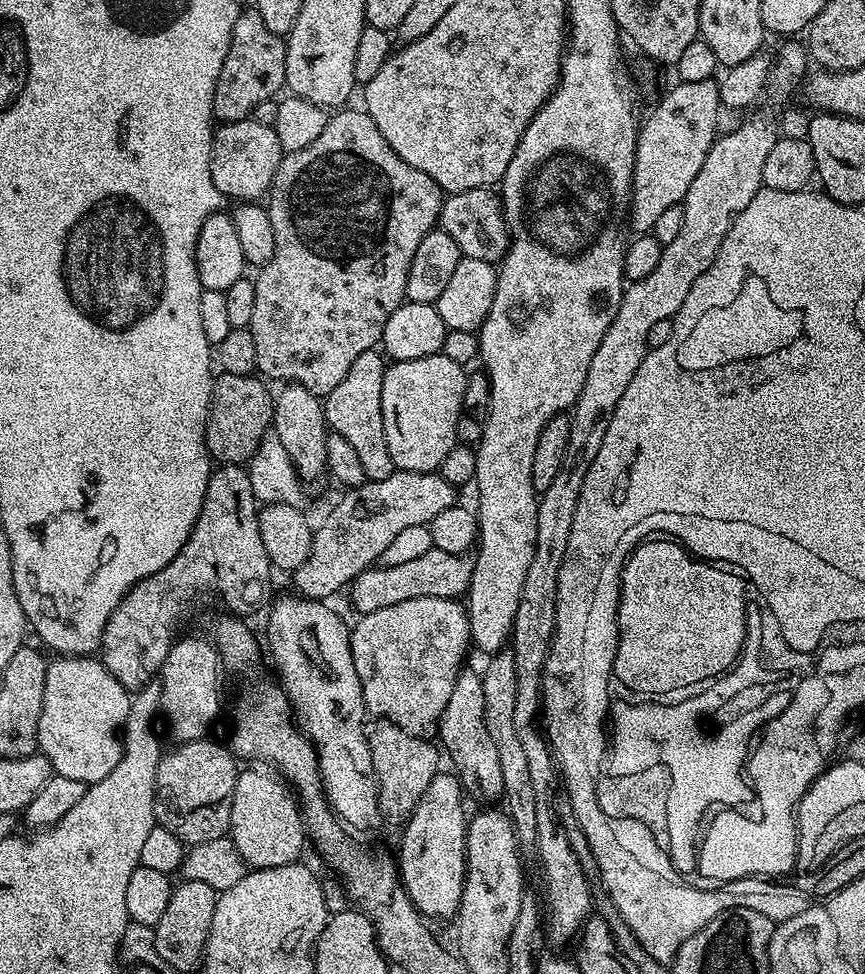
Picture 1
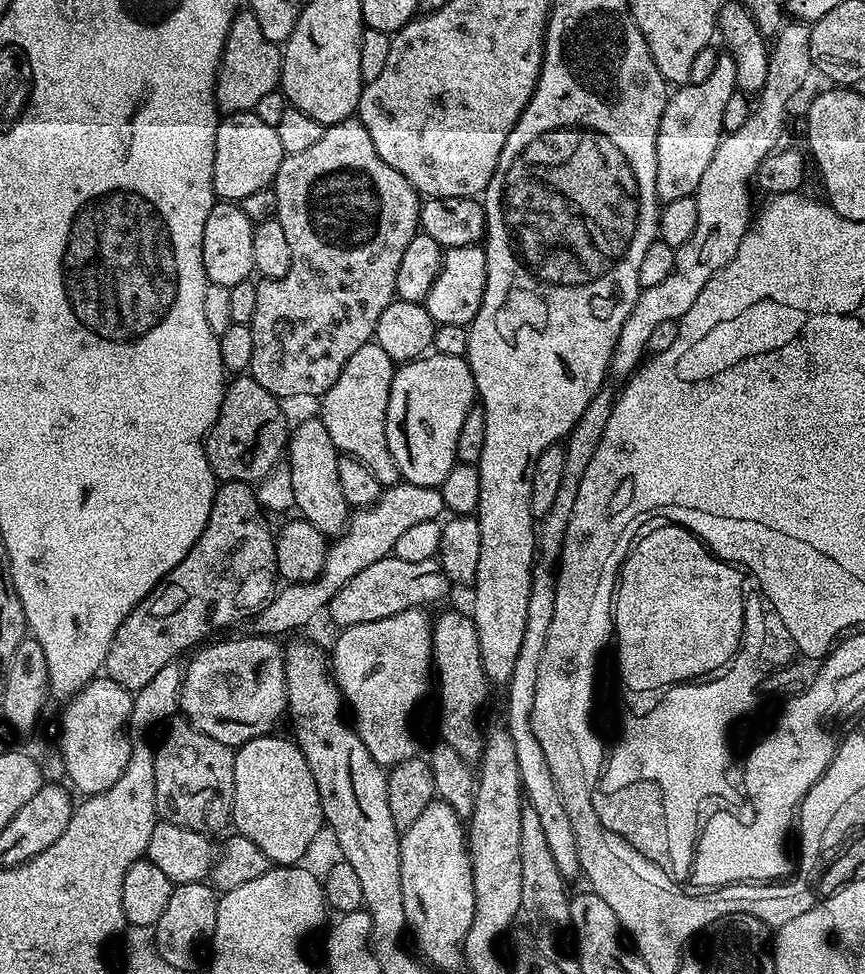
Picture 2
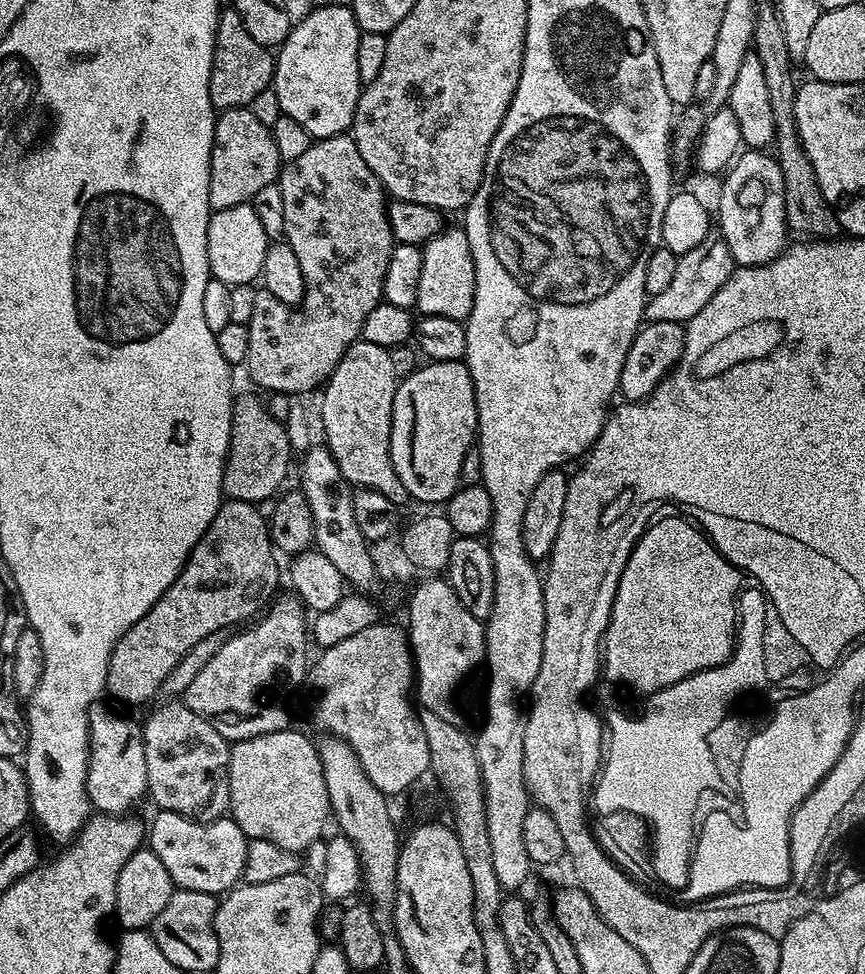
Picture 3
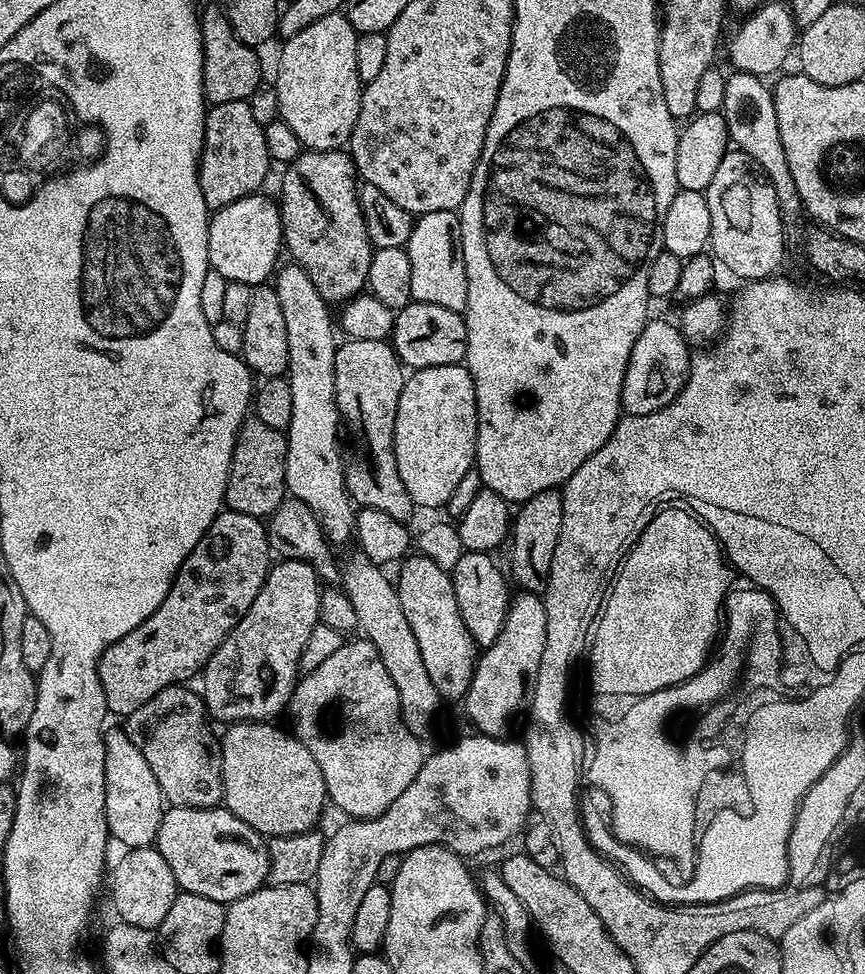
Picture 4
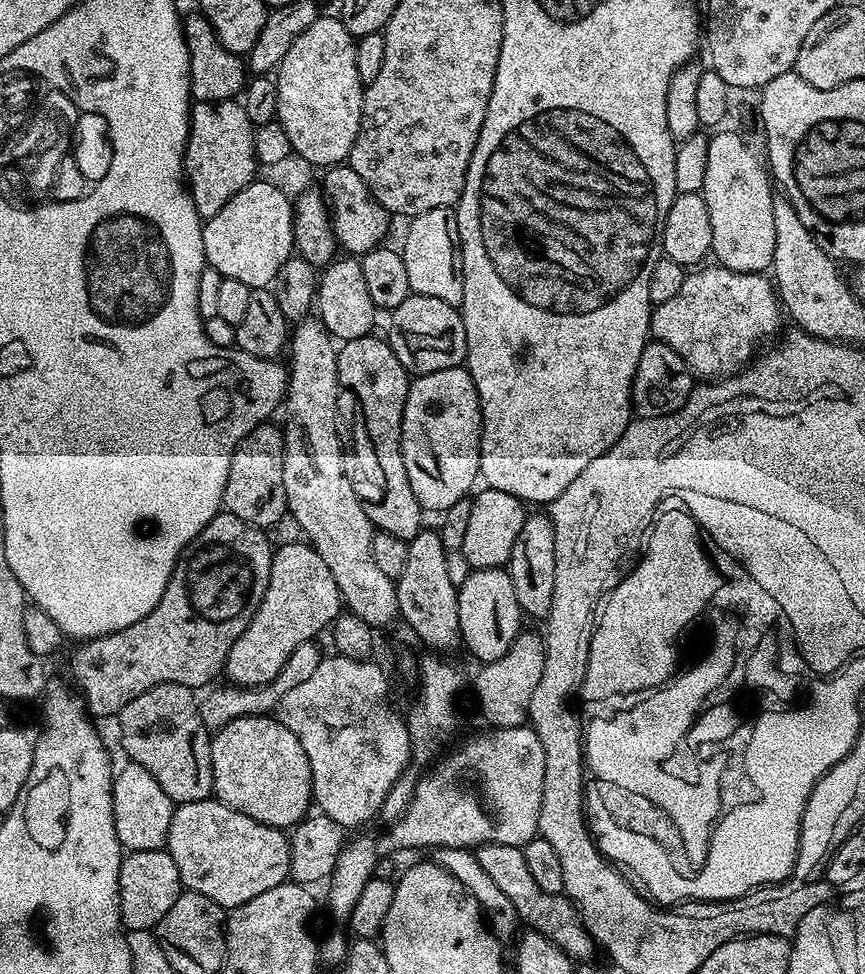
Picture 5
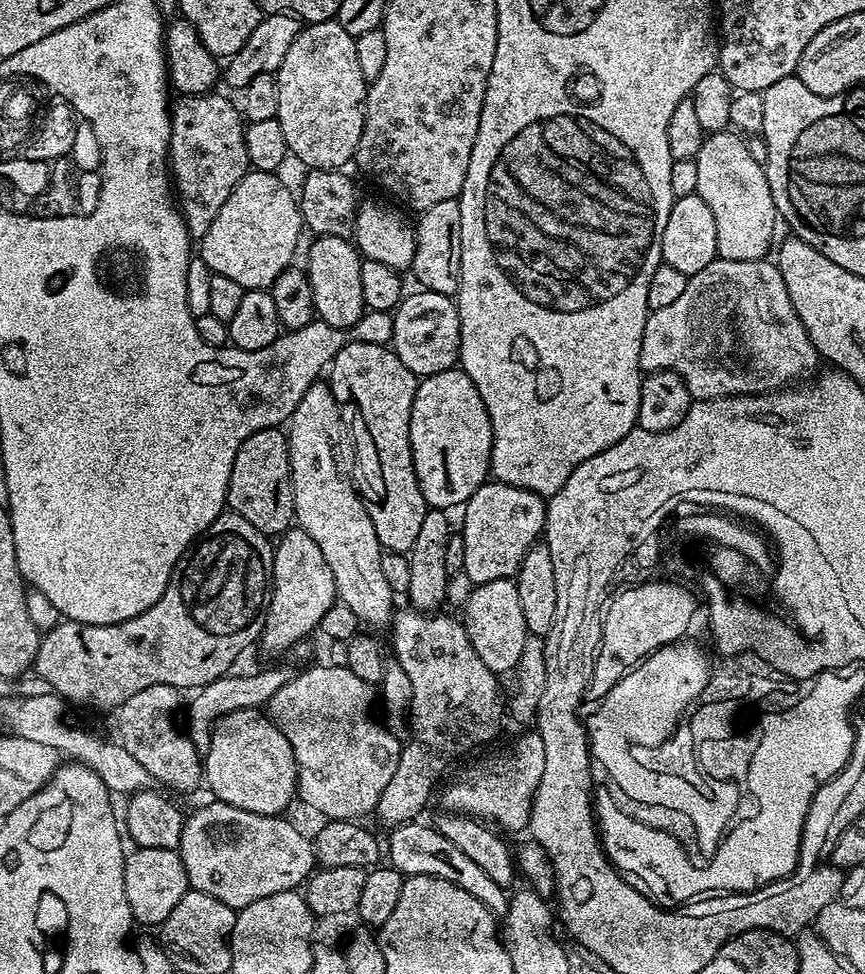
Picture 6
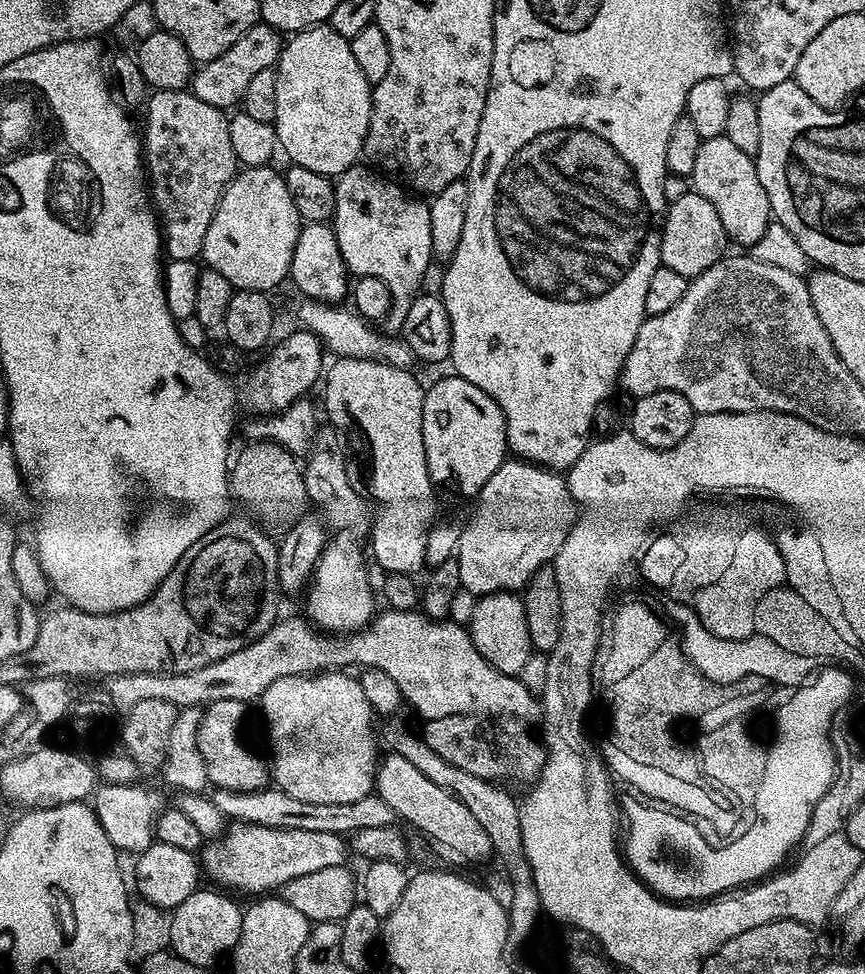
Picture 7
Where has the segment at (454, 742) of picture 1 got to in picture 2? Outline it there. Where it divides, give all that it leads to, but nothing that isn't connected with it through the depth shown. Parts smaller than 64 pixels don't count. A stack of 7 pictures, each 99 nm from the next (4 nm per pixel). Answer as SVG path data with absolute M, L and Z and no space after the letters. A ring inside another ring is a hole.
M467 611L444 612L432 626L432 663L434 684L440 687L440 737L469 762L479 761L484 752L485 729L480 729L480 711L488 696L490 681L478 650L478 630Z

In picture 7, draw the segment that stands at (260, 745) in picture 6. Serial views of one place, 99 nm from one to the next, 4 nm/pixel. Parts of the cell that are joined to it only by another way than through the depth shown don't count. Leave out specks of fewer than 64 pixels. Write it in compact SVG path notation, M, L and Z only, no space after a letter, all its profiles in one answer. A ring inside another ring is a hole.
M223 700L207 705L200 713L200 728L196 731L196 749L200 751L209 785L235 792L256 792L270 784L270 768L244 741L245 701Z

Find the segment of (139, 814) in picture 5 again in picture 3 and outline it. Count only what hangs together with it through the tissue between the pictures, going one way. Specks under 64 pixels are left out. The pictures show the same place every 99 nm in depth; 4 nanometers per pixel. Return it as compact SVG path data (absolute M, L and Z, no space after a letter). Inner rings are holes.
M96 706L88 714L88 801L97 813L123 817L148 791L144 734L139 723Z

